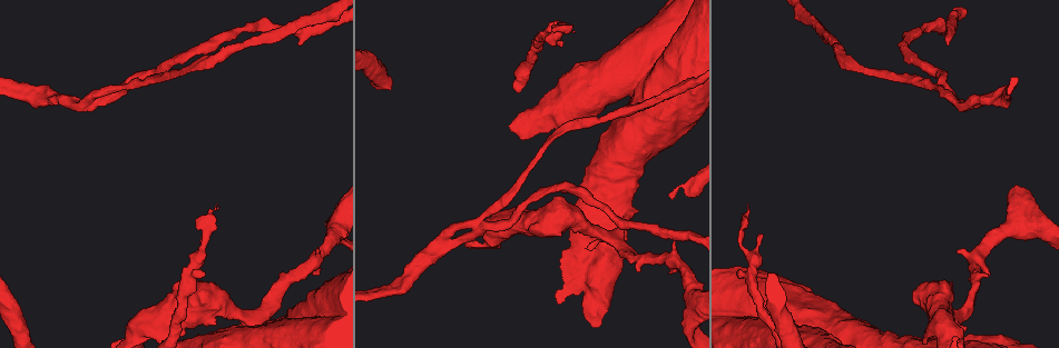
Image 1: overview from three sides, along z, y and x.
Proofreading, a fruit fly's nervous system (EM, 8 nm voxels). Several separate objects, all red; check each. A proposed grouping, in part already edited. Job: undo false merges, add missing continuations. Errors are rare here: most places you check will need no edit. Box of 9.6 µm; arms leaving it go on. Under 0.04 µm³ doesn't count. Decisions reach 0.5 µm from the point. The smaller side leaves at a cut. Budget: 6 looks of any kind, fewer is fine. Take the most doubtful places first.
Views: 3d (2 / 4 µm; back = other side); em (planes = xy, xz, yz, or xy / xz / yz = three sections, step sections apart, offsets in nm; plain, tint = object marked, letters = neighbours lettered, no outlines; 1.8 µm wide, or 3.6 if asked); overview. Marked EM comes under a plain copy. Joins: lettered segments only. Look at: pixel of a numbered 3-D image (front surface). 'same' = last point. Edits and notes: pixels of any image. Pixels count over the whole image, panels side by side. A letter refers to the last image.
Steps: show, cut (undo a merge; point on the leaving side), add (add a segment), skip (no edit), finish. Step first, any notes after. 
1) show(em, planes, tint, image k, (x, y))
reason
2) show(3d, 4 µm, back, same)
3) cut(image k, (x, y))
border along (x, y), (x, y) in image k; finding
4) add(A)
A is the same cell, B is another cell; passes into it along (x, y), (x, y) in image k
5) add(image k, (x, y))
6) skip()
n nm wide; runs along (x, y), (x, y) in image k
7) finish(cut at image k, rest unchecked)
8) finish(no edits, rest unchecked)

show(em, 3.6 µm, planes, tint, image 1, (120, 89))
branch point

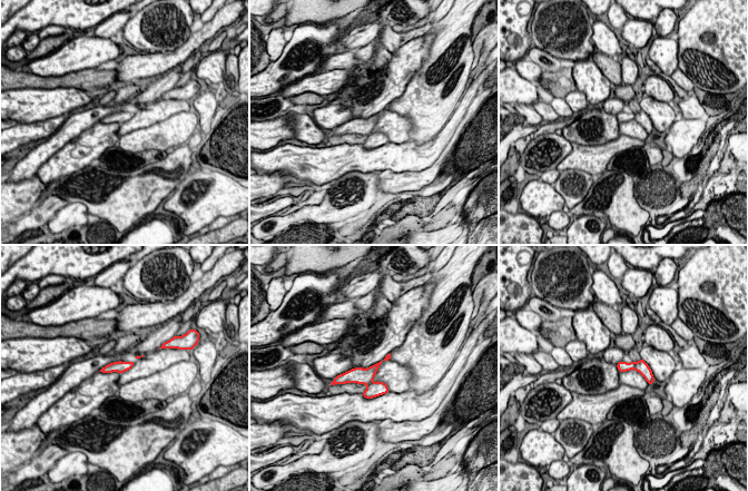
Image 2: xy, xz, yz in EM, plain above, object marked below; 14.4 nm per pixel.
show(em, 3.6 µm, planes, letters, same)
what lies round it

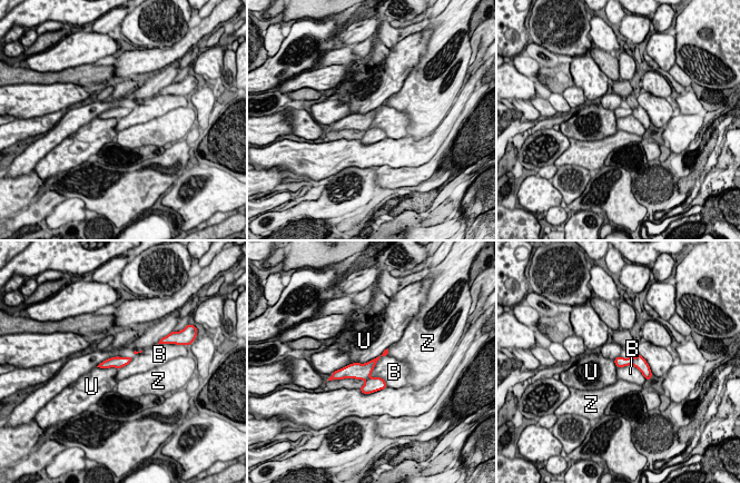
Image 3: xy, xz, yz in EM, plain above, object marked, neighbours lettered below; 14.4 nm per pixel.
skip()
U touches over 600 nm; B, U and Z are other cells; runs along (341, 372), (361, 372), (383, 385) in image 3; continuous, no second cell

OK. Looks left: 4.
show(3d, 4 µm, image 1, (203, 273))
free end

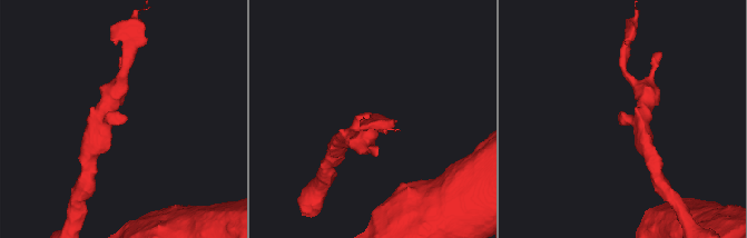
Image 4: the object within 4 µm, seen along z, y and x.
show(em, planes, letters, image 4, (620, 115))
now the EM

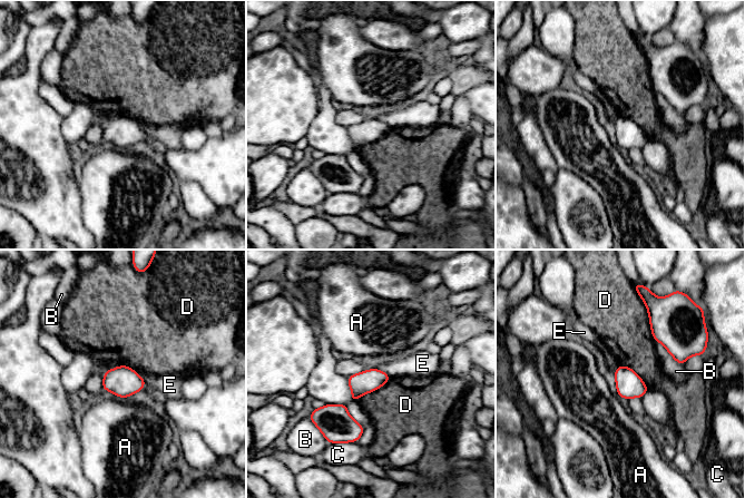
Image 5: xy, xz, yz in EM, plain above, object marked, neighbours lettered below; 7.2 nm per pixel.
skip()
A, B, C, D and E are other cells; no lettered segment goes on from it

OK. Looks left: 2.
finish(no edits, rest unchecked)

